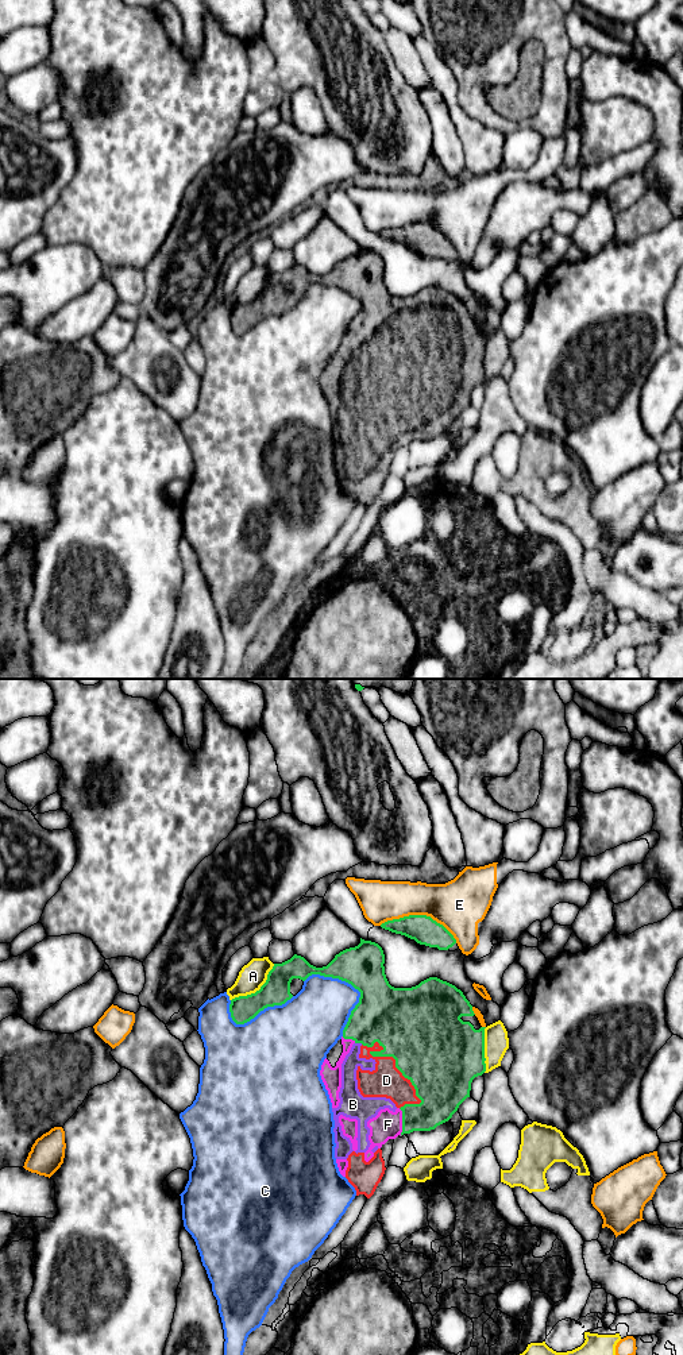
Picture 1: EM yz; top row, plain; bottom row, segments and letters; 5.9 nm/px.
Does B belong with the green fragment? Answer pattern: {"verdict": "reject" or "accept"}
{"verdict": "accept"}

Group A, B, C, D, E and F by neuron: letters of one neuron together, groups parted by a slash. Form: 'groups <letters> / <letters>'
groups A / B D F / C / E

